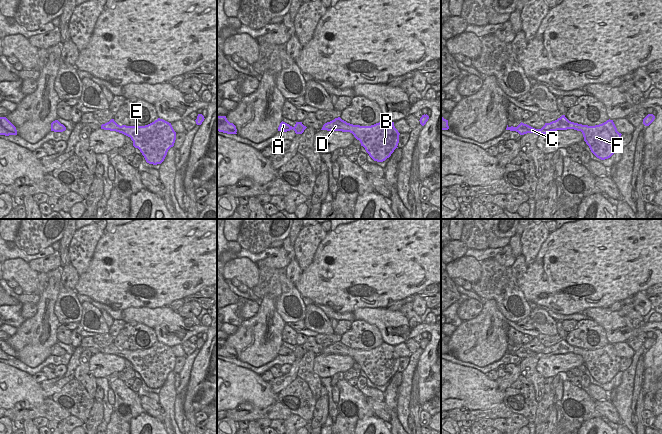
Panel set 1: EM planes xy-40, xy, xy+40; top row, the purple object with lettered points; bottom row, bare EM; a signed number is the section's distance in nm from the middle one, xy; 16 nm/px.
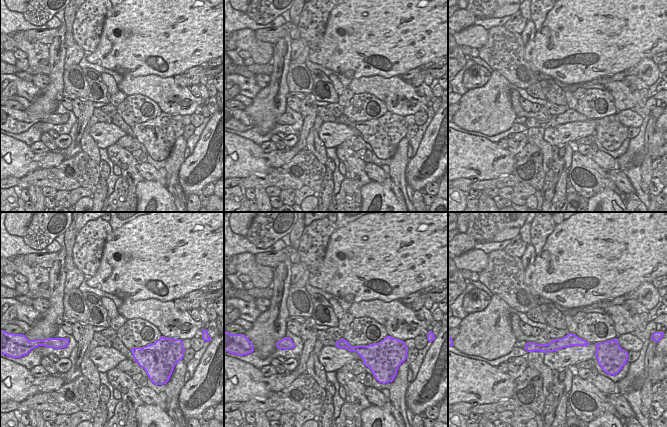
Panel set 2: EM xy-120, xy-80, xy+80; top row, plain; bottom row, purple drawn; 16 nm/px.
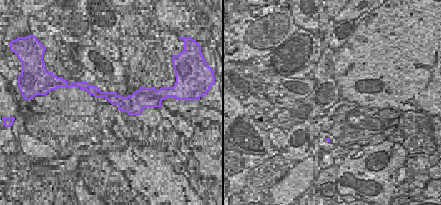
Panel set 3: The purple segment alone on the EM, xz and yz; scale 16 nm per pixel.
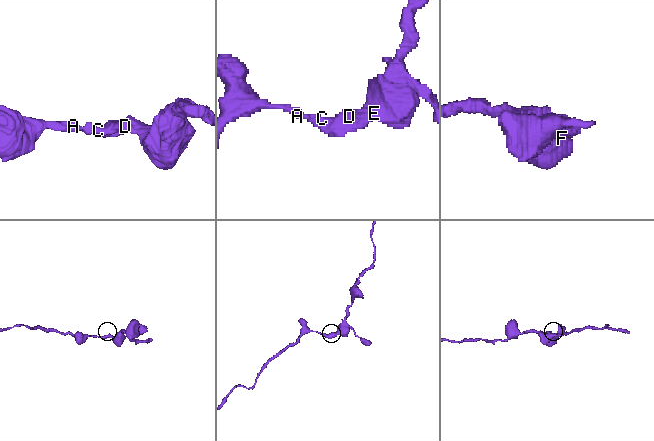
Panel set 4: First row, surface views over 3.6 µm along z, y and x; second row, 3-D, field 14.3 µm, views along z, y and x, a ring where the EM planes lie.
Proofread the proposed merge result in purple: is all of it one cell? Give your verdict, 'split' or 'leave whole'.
leave whole

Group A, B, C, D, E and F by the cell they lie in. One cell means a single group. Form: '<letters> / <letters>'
A B C D E F

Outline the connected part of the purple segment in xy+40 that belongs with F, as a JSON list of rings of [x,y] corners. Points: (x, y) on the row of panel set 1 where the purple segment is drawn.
[[[562,115],[555,121],[545,123],[541,129],[535,129],[522,122],[517,127],[509,127],[507,125],[506,128],[506,130],[516,131],[520,135],[527,133],[540,135],[547,134],[551,131],[567,129],[581,131],[584,141],[589,146],[591,152],[601,160],[610,158],[620,146],[620,138],[622,134],[617,131],[613,120],[610,119],[599,125],[588,126],[571,122],[565,115]]]

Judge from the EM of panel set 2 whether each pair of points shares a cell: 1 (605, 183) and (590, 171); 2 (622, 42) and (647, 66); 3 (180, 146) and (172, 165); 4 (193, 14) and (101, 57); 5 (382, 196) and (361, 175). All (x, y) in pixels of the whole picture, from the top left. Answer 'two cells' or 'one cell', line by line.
1: one cell
2: two cells
3: one cell
4: one cell
5: two cells

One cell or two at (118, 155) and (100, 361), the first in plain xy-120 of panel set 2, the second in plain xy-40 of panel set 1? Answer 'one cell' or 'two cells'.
two cells

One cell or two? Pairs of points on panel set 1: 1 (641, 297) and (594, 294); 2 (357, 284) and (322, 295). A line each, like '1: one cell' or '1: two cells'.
1: two cells
2: one cell

